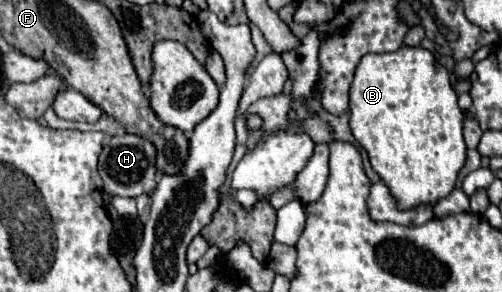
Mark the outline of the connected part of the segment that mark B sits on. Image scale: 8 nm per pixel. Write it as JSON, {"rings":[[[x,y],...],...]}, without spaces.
{"rings":[[[402,46],[396,52],[366,54],[358,62],[350,86],[350,128],[400,208],[412,208],[420,202],[436,204],[436,200],[452,192],[456,176],[466,160],[462,120],[464,112],[458,106],[458,94],[450,84],[448,70],[430,50]]]}

